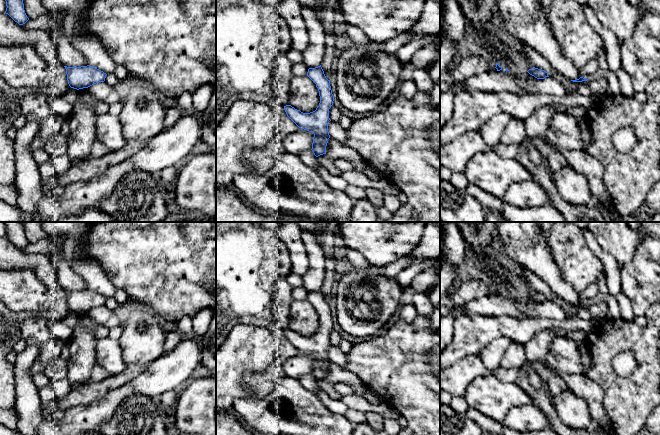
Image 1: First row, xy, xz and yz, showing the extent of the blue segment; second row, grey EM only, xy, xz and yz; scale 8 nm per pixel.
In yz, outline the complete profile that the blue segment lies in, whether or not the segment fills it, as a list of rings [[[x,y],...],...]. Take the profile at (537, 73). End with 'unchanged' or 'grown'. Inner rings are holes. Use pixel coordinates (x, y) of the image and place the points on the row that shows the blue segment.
[[[533,67],[532,69],[529,69],[527,72],[537,79],[544,79],[545,77],[549,77],[546,71],[535,67]]] | unchanged

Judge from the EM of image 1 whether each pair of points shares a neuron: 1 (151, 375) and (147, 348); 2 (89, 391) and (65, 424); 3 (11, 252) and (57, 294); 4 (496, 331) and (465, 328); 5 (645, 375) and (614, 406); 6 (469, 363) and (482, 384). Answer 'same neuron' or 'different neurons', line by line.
1: different neurons
2: different neurons
3: same neuron
4: same neuron
5: same neuron
6: different neurons

